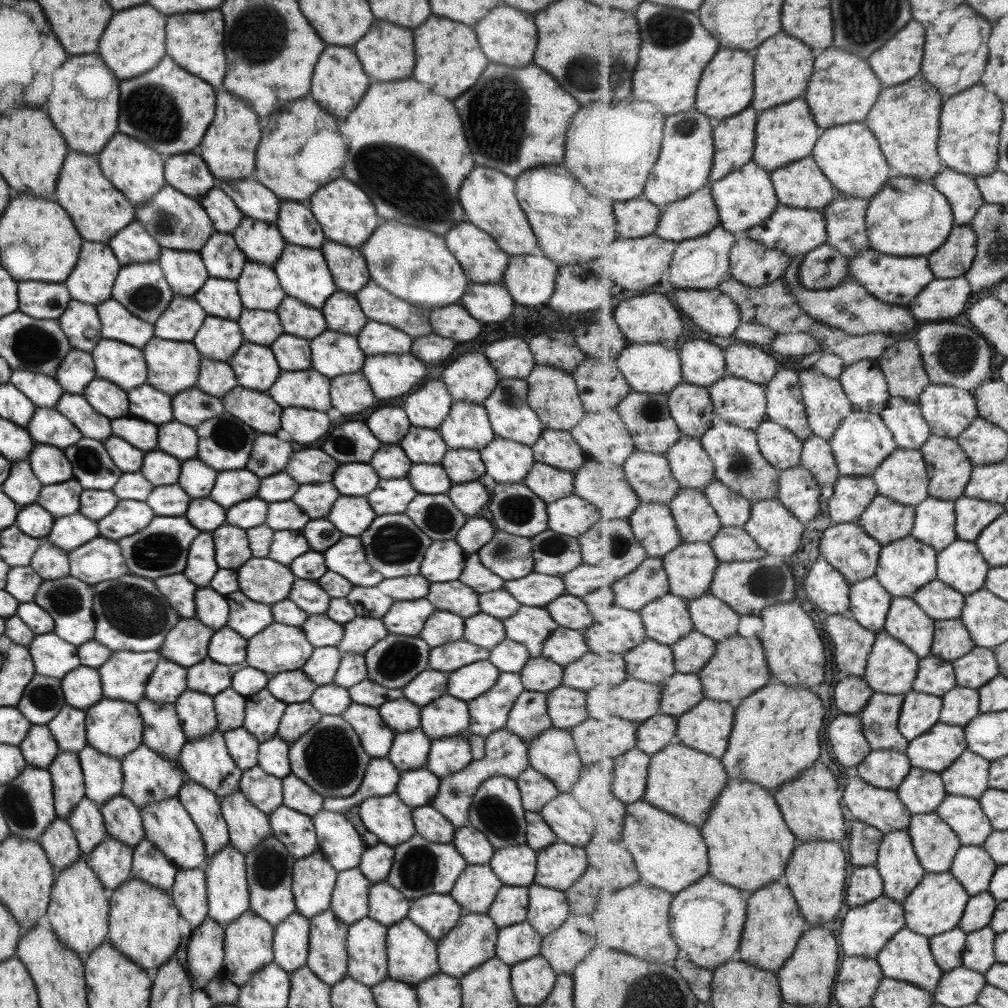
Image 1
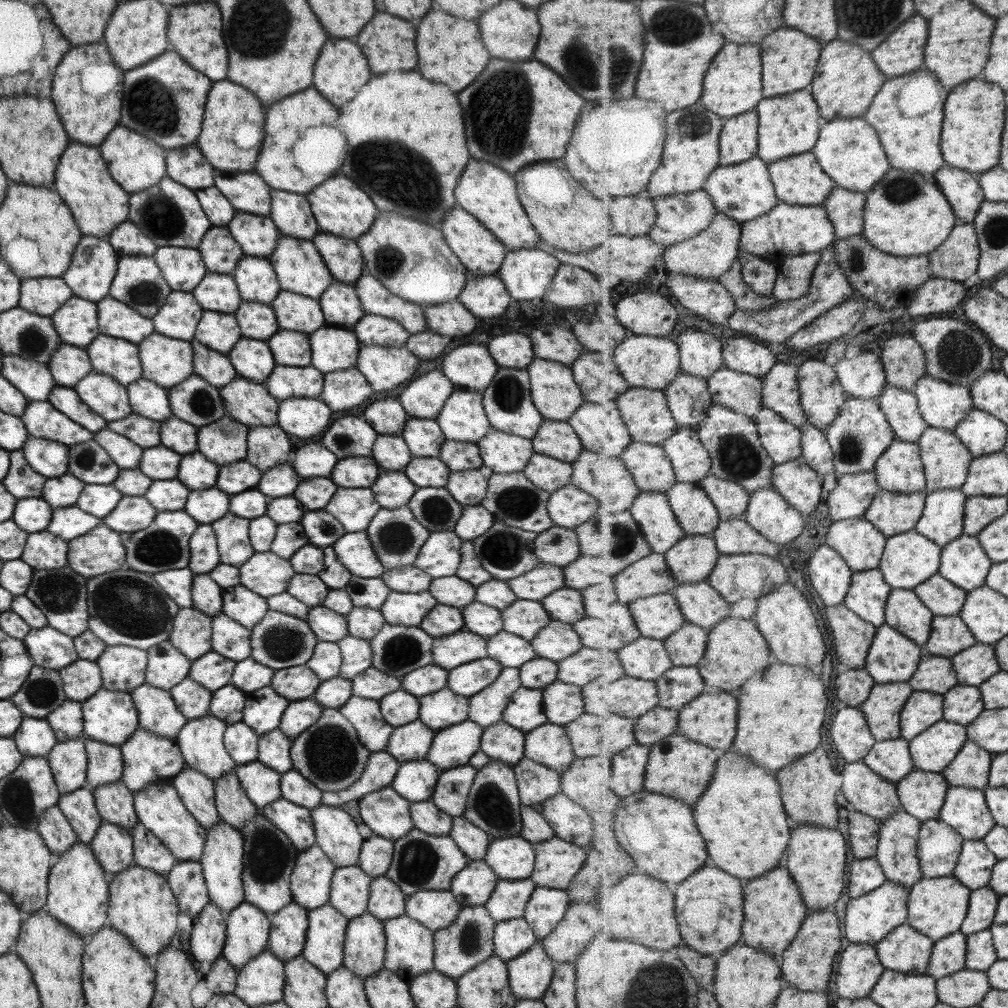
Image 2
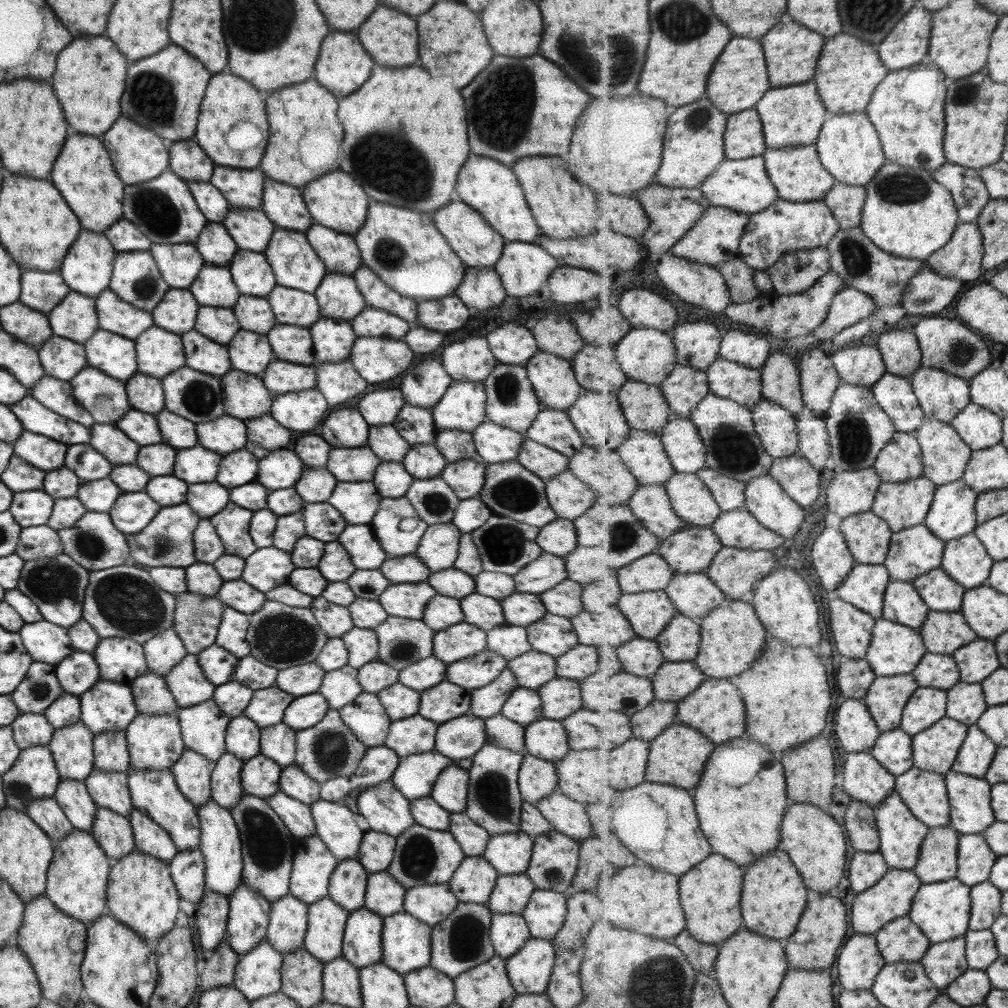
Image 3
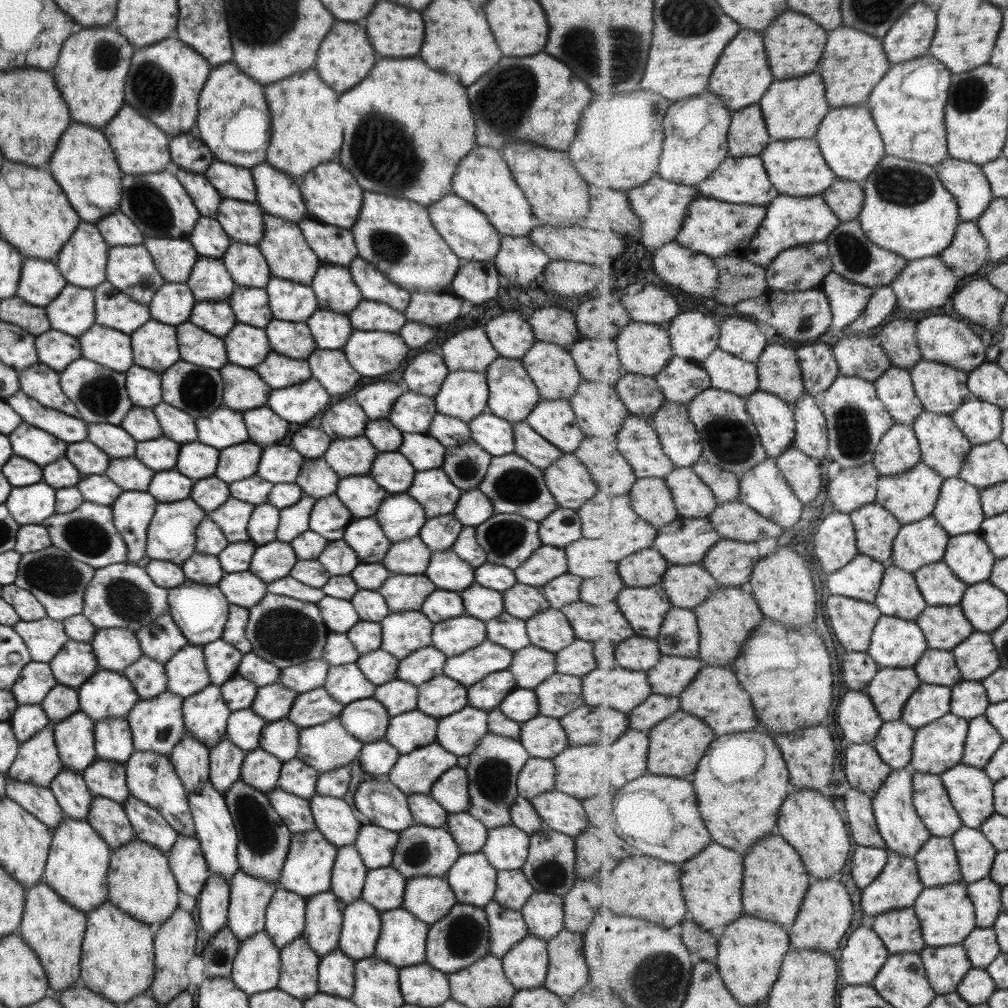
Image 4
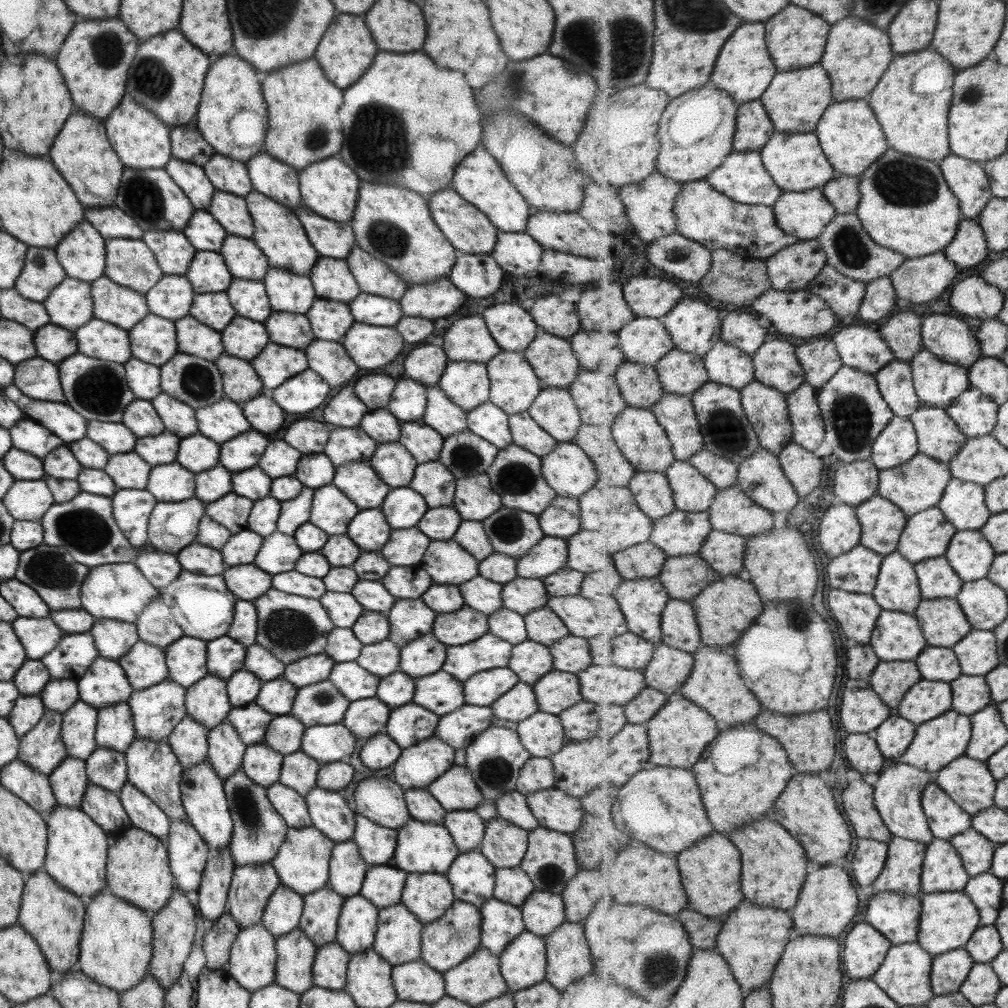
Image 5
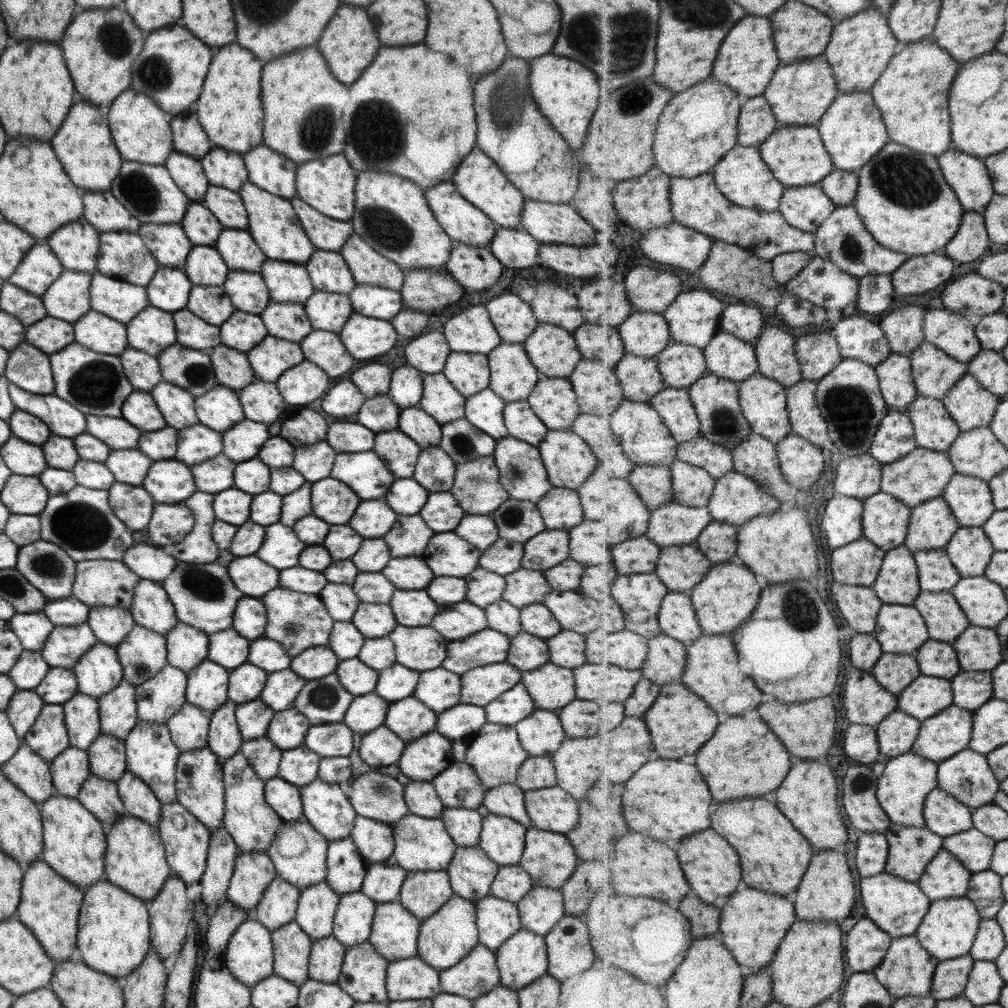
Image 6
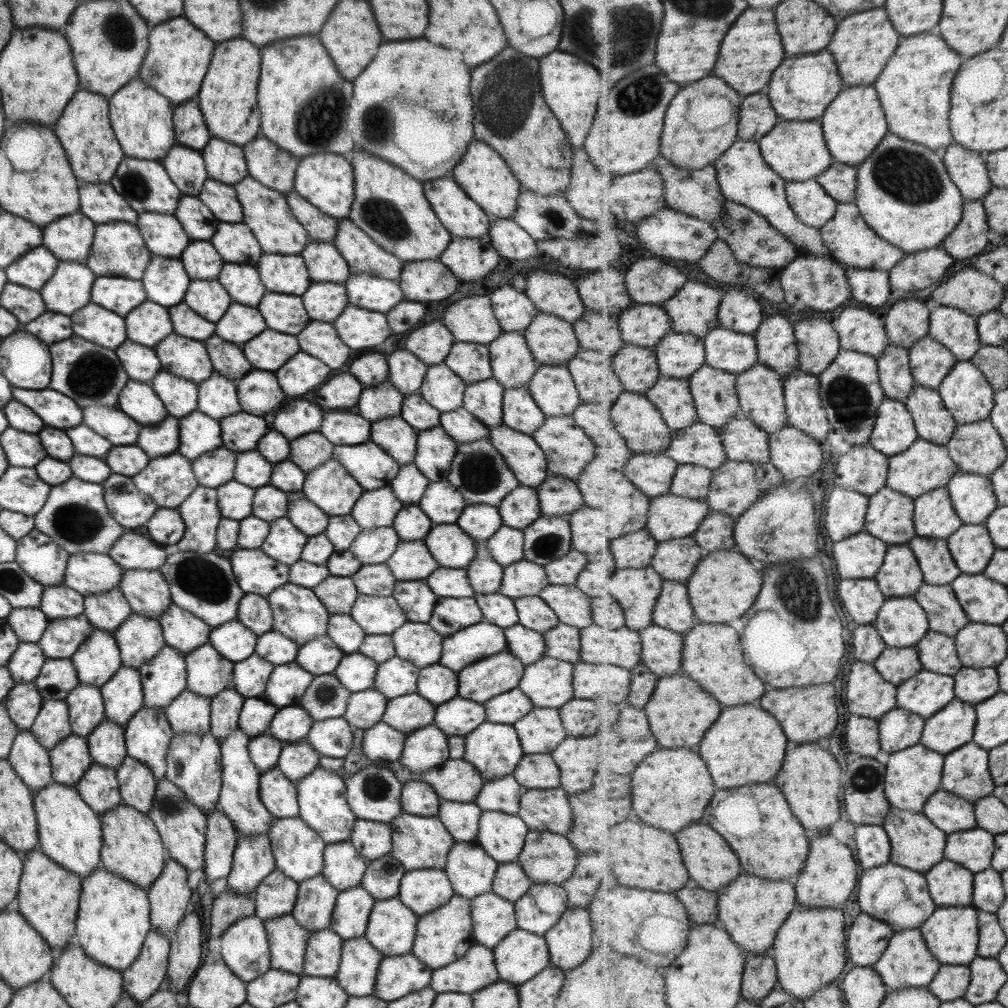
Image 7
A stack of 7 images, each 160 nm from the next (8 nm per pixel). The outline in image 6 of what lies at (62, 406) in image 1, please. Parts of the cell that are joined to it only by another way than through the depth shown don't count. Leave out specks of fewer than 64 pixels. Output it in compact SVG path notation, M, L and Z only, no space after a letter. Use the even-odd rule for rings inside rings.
M25 342L9 351L3 375L9 383L29 394L54 394L48 355Z

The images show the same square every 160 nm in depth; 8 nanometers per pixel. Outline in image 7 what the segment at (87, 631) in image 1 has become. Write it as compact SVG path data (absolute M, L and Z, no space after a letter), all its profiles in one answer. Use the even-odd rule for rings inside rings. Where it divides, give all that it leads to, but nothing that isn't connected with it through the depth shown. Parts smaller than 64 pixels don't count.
M35 528L16 542L15 564L44 588L63 584L68 559L67 552Z

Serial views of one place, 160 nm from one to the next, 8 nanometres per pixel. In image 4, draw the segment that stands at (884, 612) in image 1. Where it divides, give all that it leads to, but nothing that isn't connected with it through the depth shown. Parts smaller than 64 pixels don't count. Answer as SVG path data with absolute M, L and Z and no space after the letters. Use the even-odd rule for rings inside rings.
M859 554L847 567L828 576L827 588L830 594L875 603L885 568L883 562Z

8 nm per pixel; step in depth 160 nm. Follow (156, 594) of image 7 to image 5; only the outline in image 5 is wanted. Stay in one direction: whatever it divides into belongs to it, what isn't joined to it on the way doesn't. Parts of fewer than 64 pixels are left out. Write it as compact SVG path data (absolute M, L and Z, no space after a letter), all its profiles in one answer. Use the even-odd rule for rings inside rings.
M156 596L137 616L134 625L138 640L165 648L183 636L182 630L174 622L169 608Z

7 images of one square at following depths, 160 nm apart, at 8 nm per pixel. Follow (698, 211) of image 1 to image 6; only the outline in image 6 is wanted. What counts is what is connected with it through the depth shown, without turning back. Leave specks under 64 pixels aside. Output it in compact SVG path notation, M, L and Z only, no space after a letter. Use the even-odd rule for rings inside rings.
M655 166L646 175L619 181L615 189L615 210L618 210L621 224L627 224L642 232L674 223L671 202L672 176Z

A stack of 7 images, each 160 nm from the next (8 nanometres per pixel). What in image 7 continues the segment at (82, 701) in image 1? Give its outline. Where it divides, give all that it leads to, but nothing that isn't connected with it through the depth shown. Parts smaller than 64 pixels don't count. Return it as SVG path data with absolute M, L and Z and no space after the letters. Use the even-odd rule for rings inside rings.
M83 614L67 619L49 619L36 645L45 658L68 659L76 653L93 629Z

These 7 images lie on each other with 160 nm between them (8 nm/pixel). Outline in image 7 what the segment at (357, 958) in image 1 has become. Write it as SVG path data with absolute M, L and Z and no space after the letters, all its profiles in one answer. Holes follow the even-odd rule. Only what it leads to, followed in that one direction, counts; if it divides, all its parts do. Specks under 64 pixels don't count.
M359 885L338 892L329 928L342 940L363 937L375 901Z

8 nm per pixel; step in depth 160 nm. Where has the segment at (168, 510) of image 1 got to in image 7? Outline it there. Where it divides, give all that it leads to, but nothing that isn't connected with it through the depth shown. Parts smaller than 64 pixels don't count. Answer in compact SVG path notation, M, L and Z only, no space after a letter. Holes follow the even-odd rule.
M178 452L149 459L147 466L131 478L135 488L146 494L158 507L175 509L198 485L192 471L191 461Z

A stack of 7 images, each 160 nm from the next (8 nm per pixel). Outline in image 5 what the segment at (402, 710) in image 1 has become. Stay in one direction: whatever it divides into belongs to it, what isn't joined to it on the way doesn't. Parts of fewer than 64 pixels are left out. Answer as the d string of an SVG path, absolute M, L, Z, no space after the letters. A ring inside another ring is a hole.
M397 670L379 680L376 697L385 706L393 709L412 702L414 689L413 679Z

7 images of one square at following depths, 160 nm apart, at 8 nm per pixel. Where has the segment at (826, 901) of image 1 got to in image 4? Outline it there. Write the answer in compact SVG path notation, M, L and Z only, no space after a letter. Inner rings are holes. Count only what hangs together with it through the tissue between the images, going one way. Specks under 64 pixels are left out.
M808 788L792 789L782 804L779 828L779 834L802 856L807 872L818 880L837 877L845 868L845 862L849 860L851 852L849 830L827 793Z

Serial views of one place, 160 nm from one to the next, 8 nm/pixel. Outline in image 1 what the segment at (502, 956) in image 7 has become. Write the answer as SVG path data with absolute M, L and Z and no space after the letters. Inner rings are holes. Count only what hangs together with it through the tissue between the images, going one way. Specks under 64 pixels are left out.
M539 954L510 967L510 989L519 1006L539 1006L551 992L555 977Z

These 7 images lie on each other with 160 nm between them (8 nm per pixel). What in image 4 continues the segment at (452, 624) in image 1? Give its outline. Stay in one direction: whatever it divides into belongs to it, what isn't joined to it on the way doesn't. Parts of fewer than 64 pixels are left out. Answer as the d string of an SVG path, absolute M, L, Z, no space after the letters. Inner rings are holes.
M435 589L421 605L420 612L432 623L464 615L462 598L457 592Z

